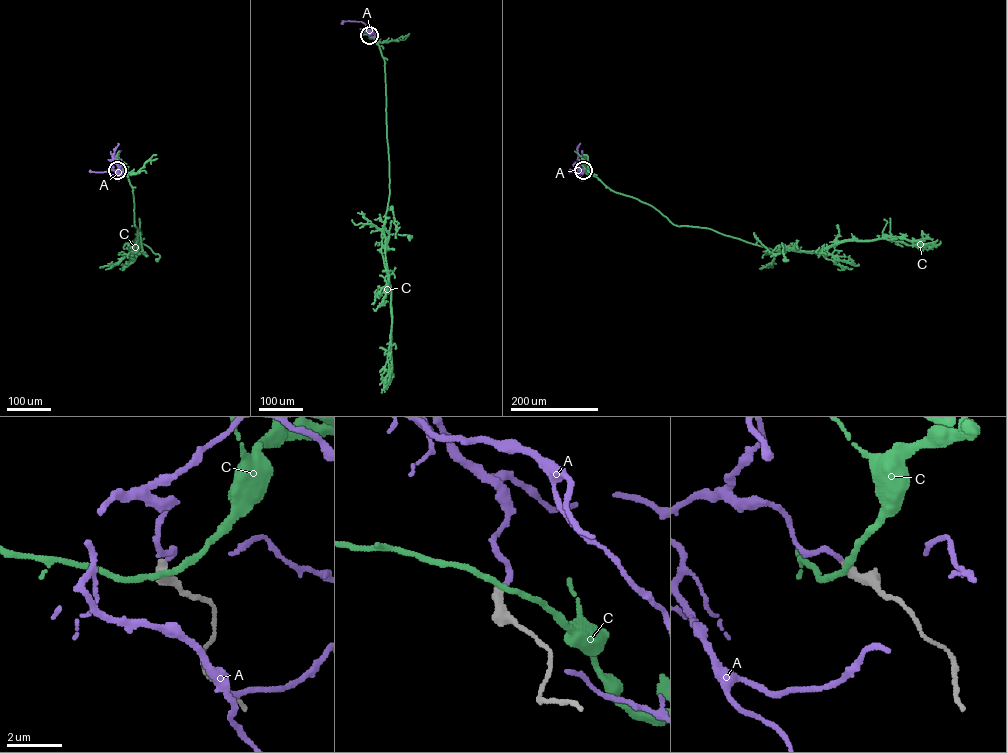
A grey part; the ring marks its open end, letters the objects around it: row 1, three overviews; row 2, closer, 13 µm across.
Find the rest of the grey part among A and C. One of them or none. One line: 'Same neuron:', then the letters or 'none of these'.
Same neuron: A

